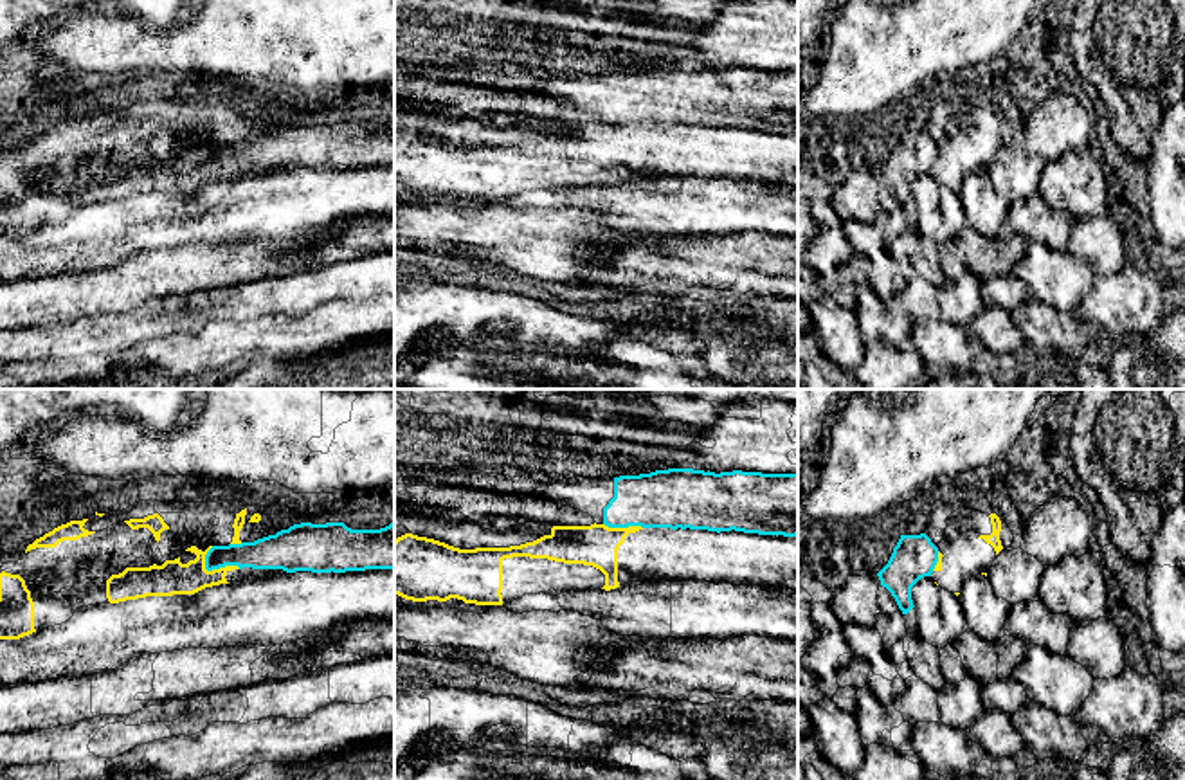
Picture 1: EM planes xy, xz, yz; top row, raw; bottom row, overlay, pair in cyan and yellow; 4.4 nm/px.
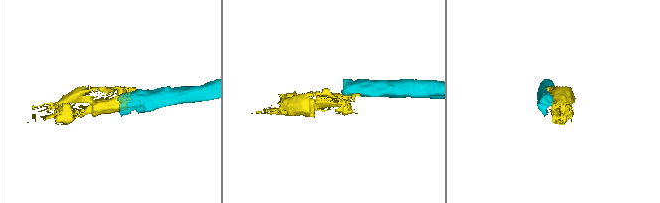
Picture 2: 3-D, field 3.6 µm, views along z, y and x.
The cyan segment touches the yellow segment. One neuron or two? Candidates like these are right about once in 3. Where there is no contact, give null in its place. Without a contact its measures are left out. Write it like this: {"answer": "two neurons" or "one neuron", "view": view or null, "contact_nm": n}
{"answer": "two neurons", "view": "xy", "contact_nm": 180}

